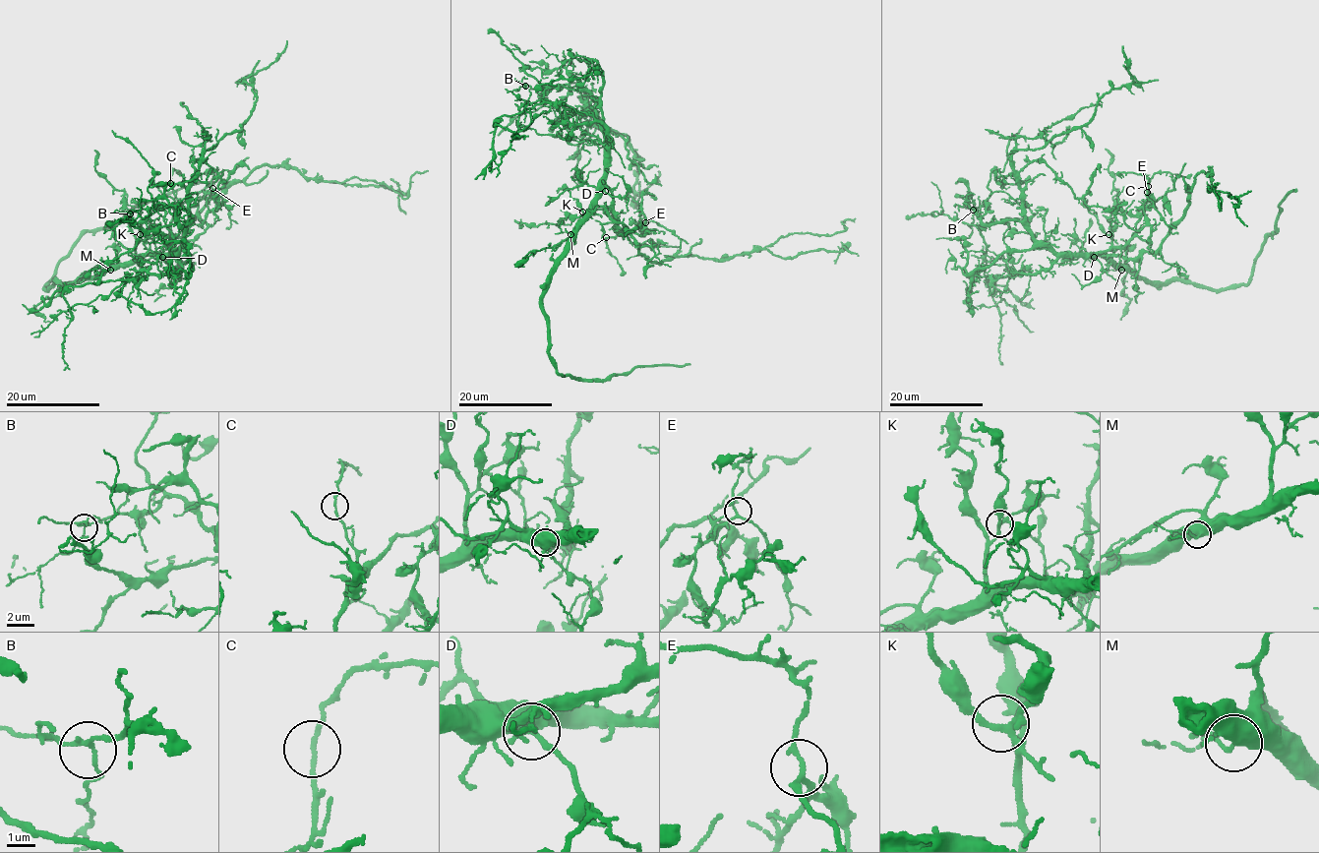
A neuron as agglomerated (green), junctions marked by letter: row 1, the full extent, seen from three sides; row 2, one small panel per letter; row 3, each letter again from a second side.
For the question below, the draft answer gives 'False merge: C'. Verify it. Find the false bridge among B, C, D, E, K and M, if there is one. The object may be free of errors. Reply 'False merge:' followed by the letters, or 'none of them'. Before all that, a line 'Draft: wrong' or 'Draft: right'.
Draft: right
False merge: C

